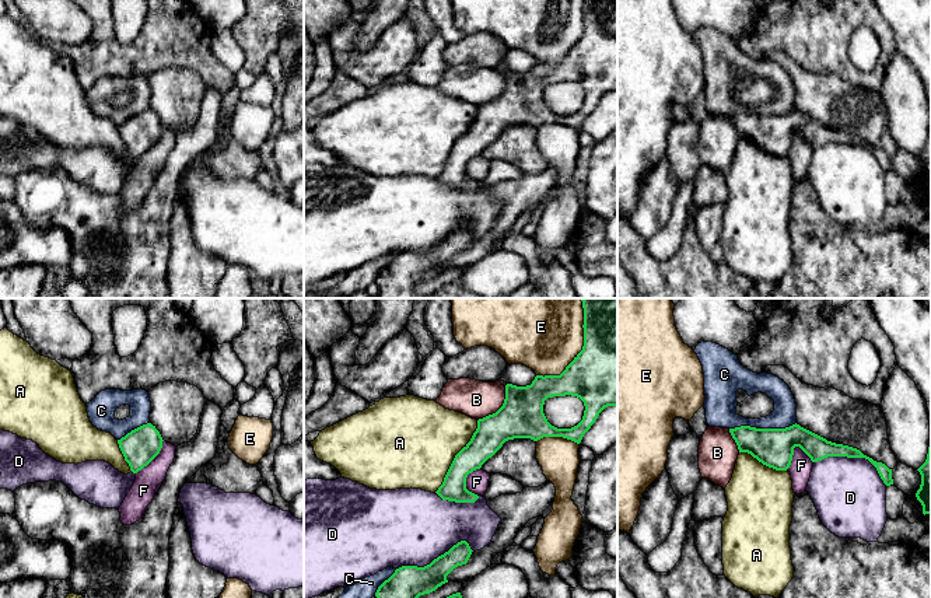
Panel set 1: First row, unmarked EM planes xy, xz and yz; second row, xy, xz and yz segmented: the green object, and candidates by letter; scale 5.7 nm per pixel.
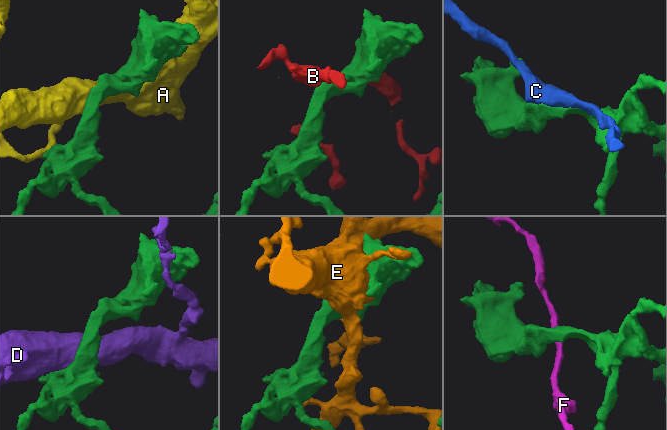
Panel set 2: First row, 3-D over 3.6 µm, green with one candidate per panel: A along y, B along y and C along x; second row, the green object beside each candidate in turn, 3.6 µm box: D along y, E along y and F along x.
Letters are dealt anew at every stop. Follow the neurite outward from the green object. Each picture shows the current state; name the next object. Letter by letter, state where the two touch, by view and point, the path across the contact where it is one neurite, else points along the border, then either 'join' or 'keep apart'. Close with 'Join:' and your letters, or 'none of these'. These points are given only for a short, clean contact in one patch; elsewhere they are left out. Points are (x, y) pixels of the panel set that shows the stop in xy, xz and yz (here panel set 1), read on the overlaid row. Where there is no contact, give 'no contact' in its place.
A: meets green in xz at (455, 457); keep apart
B: meets green in xz at (500, 408); keep apart
C: meets green in yz at (762, 429); keep apart
D: meets green in xz at (437, 558); keep apart
E: meets green in xz at (583, 348); keep apart
F: meets green in yz at (793, 450); border along yz (812, 461), (795, 447), (791, 464), (786, 469); keep apart
Join: none of these

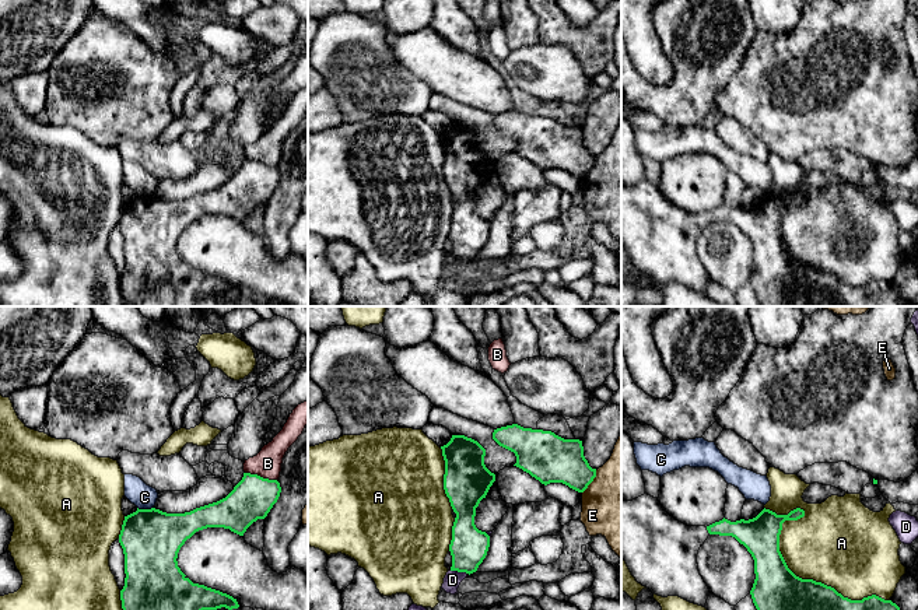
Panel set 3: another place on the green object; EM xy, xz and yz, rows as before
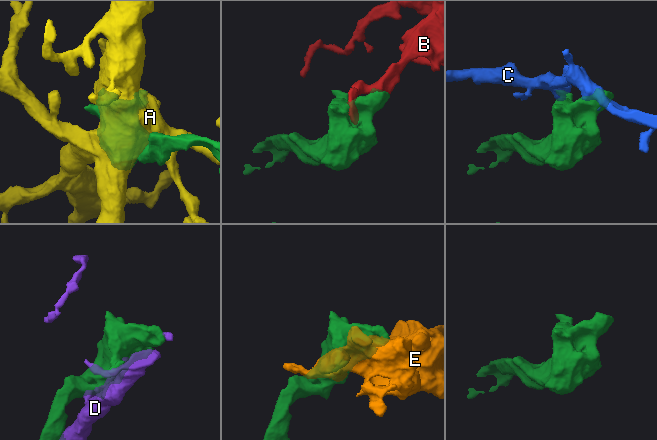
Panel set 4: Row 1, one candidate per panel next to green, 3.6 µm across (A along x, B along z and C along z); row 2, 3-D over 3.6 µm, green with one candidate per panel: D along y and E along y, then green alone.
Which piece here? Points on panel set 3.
A: meets green in yz at (785, 564); keep apart
B: meets green in xy at (259, 476); border along xy (245, 472), (276, 480); keep apart
C: meets green in xy at (146, 509); border along xy (137, 507), (153, 508); keep apart
D: meets green in xz at (458, 571); keep apart
E: meets green in xz at (592, 480); border along xz (596, 470), (592, 481), (582, 493); keep apart
Join: none of these

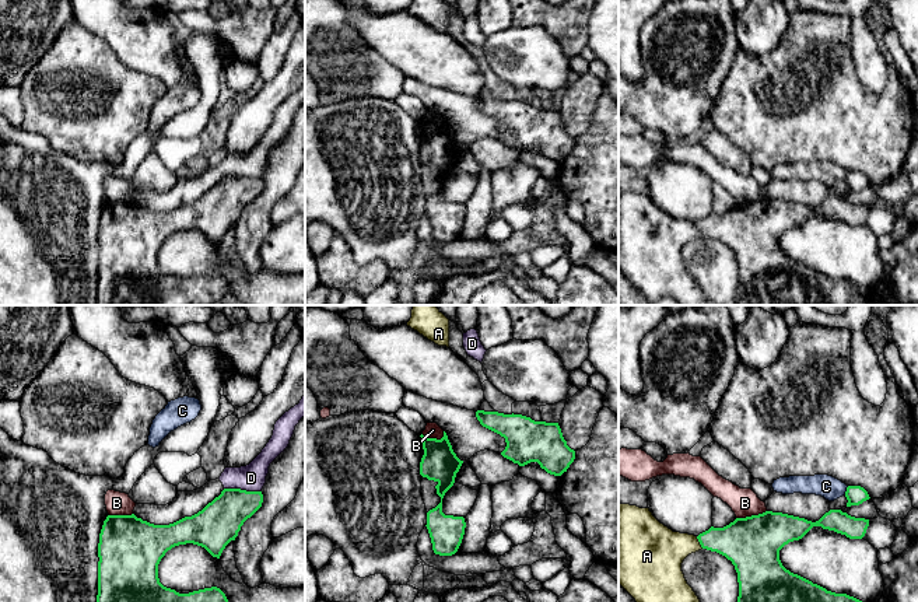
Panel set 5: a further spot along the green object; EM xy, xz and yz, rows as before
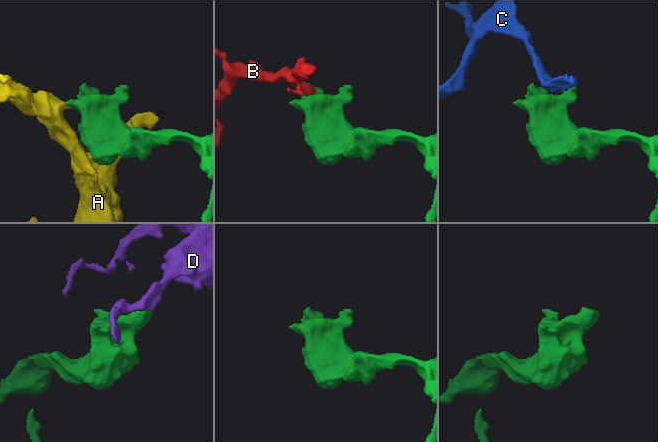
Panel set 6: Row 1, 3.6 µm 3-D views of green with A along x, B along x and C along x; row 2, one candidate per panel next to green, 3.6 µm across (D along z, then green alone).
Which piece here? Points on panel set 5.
A: meets green in yz at (698, 541); runs through yz (742, 542), (698, 541), (657, 552); join
B: meets green in yz at (752, 515); border along yz (766, 510), (736, 518); keep apart
C: meets green in yz at (847, 490); border along yz (848, 486), (844, 494); keep apart
D: meets green in xy at (242, 490); border along xy (224, 487), (260, 492); keep apart
Join: A

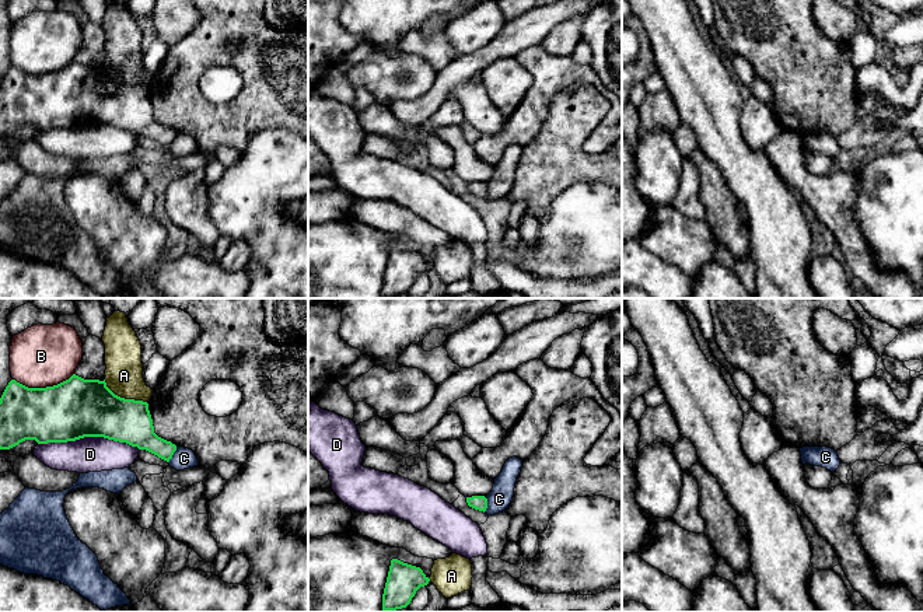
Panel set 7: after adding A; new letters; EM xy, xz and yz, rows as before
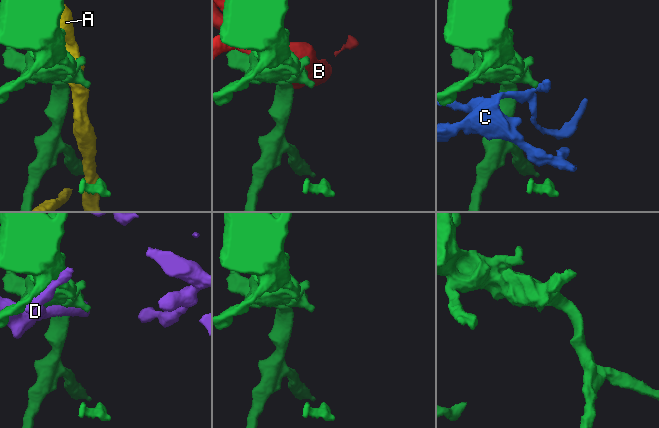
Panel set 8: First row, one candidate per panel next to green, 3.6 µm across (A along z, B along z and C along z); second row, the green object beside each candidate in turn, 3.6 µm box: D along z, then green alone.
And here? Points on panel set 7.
A: meets green in xy at (123, 398); keep apart
B: meets green in xy at (44, 388); keep apart
C: meets green in xy at (172, 454); border along xy (177, 447), (168, 462); keep apart
D: meets green in xy at (88, 436); keep apart
Join: none of these

